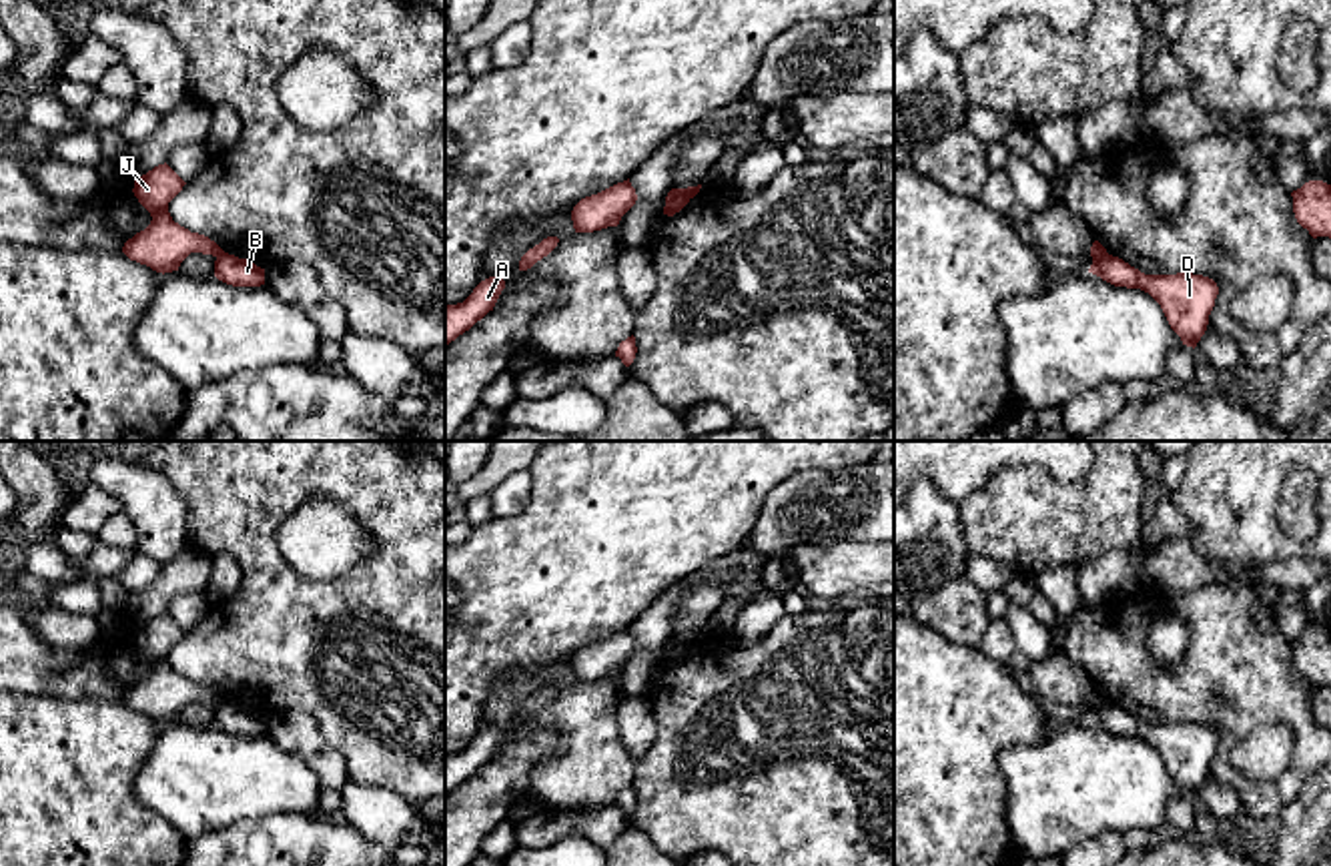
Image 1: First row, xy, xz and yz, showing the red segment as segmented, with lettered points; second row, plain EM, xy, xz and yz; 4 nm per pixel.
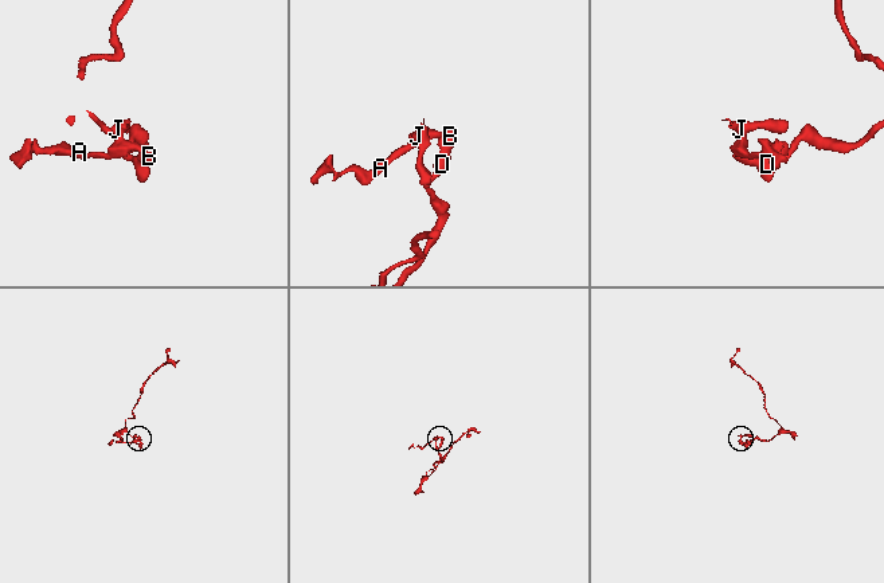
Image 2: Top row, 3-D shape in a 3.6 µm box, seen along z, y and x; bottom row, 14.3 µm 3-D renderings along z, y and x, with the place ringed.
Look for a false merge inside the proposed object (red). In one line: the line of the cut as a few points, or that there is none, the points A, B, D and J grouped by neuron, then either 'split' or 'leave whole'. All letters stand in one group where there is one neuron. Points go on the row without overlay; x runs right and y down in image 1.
cut xy (225, 702), (217, 706); groups A J / B D; split

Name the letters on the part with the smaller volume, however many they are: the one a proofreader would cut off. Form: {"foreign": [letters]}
{"foreign": ["A", "J"]}

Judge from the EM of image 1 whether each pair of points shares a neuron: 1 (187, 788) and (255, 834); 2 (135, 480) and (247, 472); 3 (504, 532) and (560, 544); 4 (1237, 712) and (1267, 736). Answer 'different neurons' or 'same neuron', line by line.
1: different neurons
2: different neurons
3: same neuron
4: different neurons

